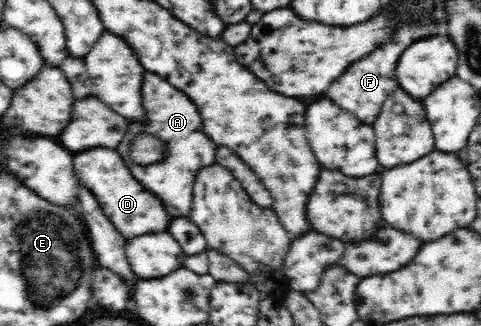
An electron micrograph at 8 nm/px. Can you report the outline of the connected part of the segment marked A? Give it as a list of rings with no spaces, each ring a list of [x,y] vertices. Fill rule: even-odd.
[[[146,71],[141,96],[146,120],[144,122],[129,122],[129,130],[123,138],[123,142],[117,146],[117,150],[123,156],[125,164],[129,166],[131,174],[147,190],[151,190],[157,198],[163,200],[165,210],[171,216],[188,216],[193,203],[193,180],[197,176],[197,170],[216,164],[215,150],[218,146],[205,135],[202,118],[195,103],[184,92],[171,86],[159,75]],[[141,133],[157,136],[161,141],[167,143],[169,149],[163,162],[149,166],[139,166],[133,162],[129,154],[130,145]]]

